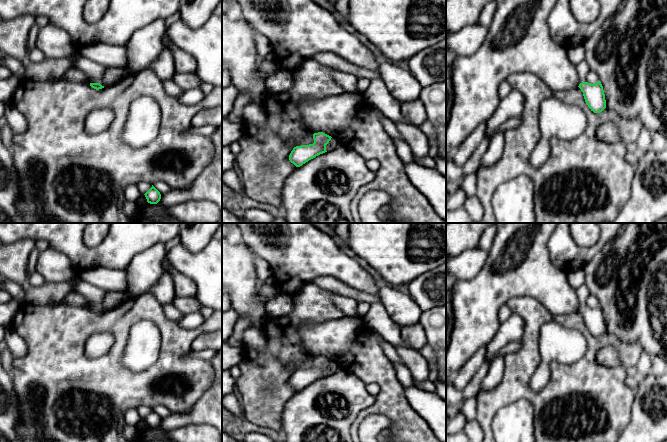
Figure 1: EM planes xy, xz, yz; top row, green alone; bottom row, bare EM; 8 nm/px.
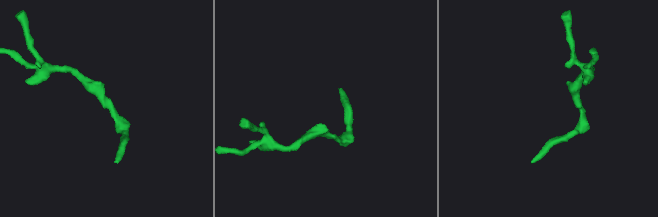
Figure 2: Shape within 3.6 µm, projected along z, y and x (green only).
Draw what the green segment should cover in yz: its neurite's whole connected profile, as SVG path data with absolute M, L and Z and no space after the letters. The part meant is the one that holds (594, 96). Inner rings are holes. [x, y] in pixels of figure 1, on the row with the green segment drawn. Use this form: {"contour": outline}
{"contour": "M585 60L581 61L576 66L579 75L579 88L583 92L586 104L594 113L600 113L606 108L605 94L601 82L595 84L586 81L587 74L590 68Z"}

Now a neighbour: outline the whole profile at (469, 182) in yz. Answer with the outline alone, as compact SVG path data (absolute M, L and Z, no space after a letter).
M476 173L469 174L463 179L461 188L464 190L466 198L476 195L477 177Z

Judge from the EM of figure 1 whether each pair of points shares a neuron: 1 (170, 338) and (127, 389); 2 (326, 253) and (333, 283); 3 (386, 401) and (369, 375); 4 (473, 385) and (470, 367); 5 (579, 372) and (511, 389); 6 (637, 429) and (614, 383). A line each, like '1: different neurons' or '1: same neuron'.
1: same neuron
2: different neurons
3: same neuron
4: different neurons
5: same neuron
6: different neurons

